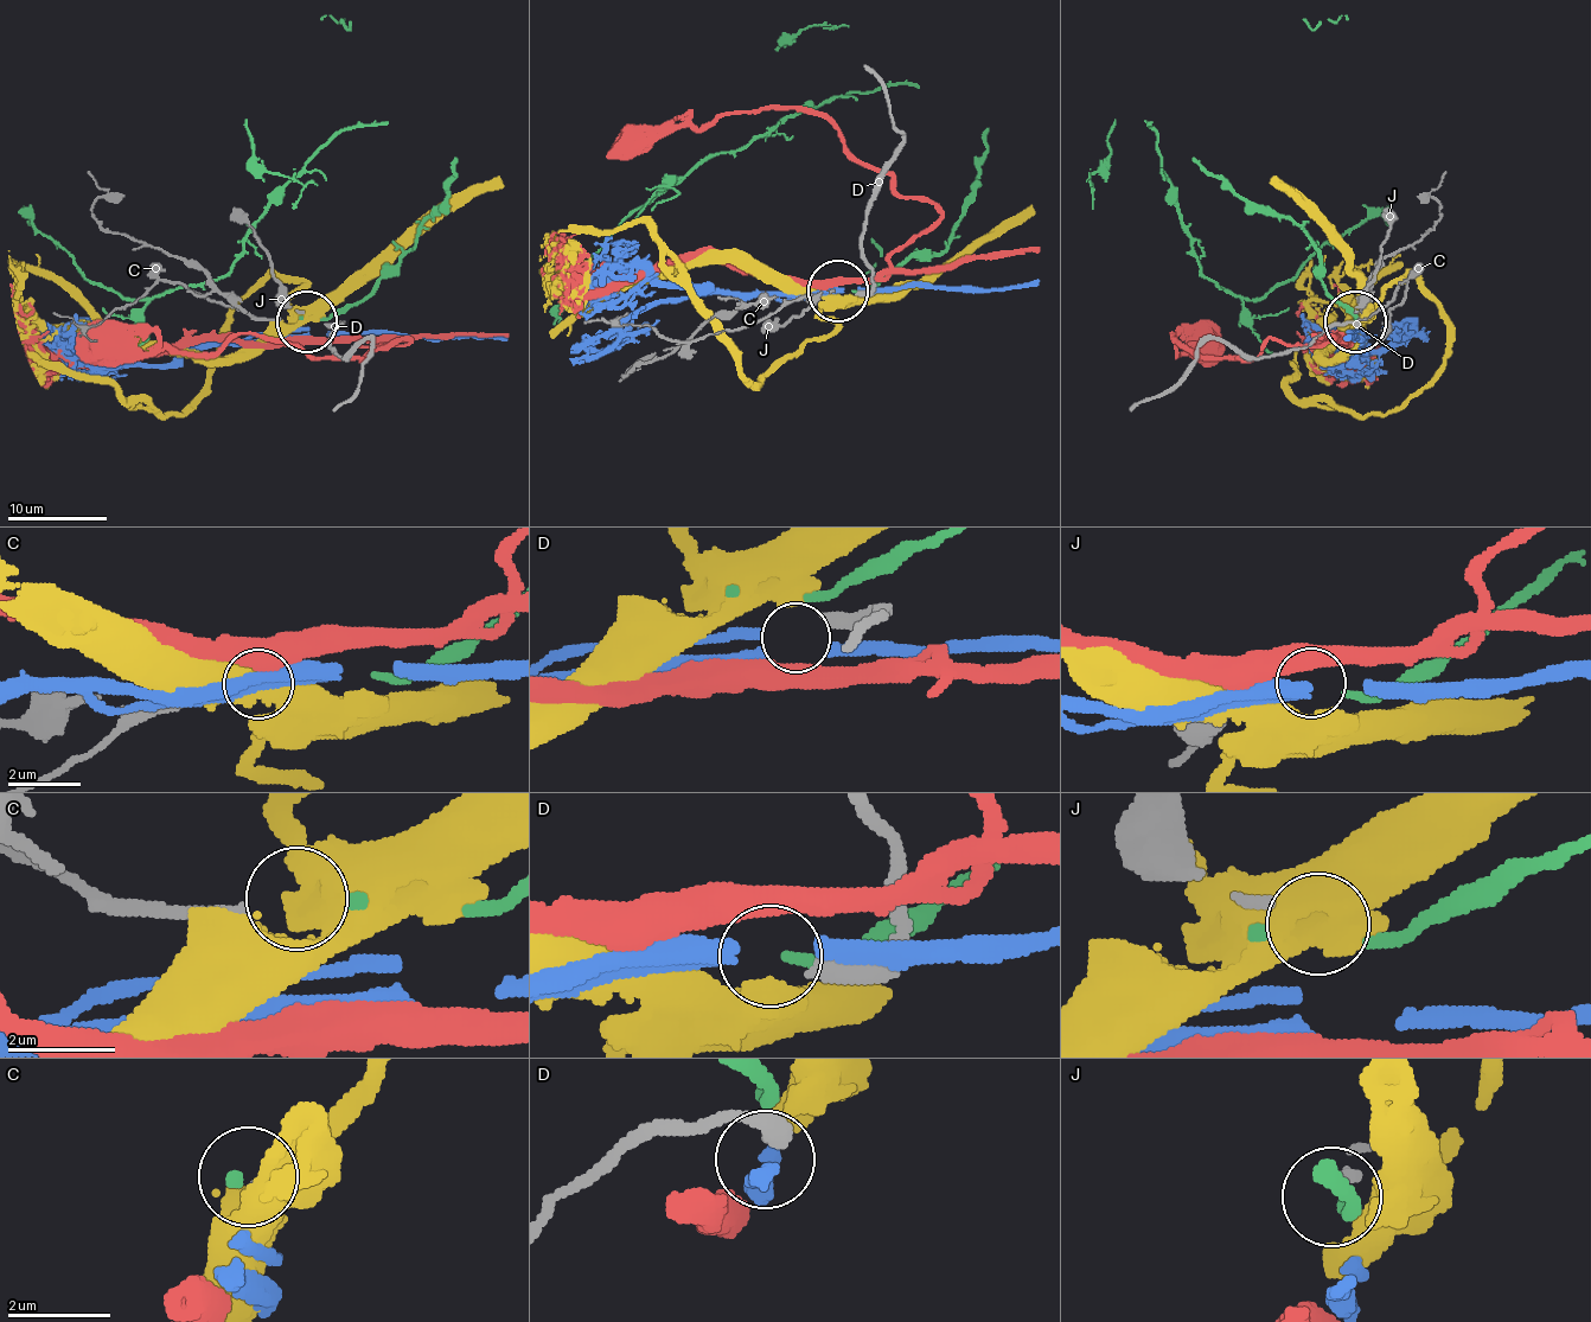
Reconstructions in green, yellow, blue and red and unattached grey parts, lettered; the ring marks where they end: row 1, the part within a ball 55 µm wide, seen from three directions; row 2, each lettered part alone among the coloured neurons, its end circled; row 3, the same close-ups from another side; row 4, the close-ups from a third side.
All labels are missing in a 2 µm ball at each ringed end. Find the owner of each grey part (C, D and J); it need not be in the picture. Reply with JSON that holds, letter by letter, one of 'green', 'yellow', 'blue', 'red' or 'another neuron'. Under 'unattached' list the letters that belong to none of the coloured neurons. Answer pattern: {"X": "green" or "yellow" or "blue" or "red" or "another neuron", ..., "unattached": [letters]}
{"C": "green", "D": "blue", "J": "another neuron", "unattached": ["J"]}

